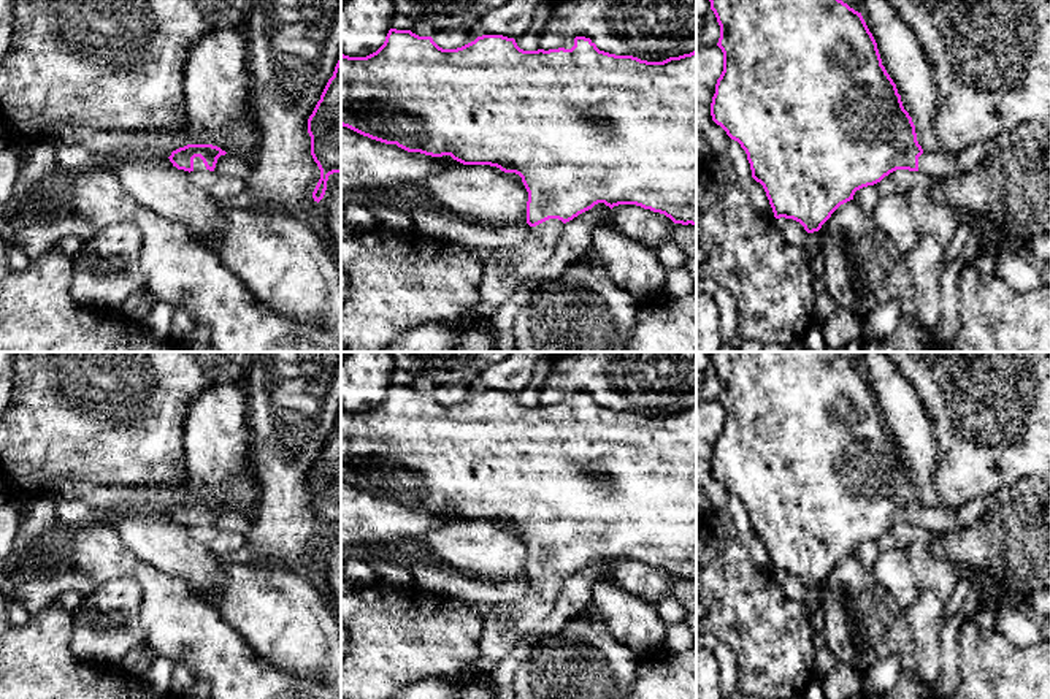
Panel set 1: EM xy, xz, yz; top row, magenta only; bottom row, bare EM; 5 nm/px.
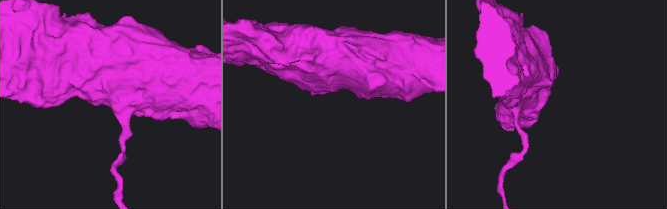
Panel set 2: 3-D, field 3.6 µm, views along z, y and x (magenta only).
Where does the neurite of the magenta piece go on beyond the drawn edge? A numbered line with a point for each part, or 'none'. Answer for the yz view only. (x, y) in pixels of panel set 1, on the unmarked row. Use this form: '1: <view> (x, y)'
1: yz (939, 519)

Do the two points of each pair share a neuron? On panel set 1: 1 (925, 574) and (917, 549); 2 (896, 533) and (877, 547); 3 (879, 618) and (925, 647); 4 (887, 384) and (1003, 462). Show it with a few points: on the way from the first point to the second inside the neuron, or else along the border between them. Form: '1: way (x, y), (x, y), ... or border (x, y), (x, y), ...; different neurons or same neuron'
1: way (925, 568), (920, 555); same neuron
2: way (892, 538), (882, 542); same neuron
3: border (903, 611), (911, 641); different neurons
4: border (904, 378), (917, 392), (931, 425), (935, 446); different neurons

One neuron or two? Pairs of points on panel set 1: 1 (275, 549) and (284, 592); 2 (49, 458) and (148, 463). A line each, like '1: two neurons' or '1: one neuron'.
1: two neurons
2: one neuron

